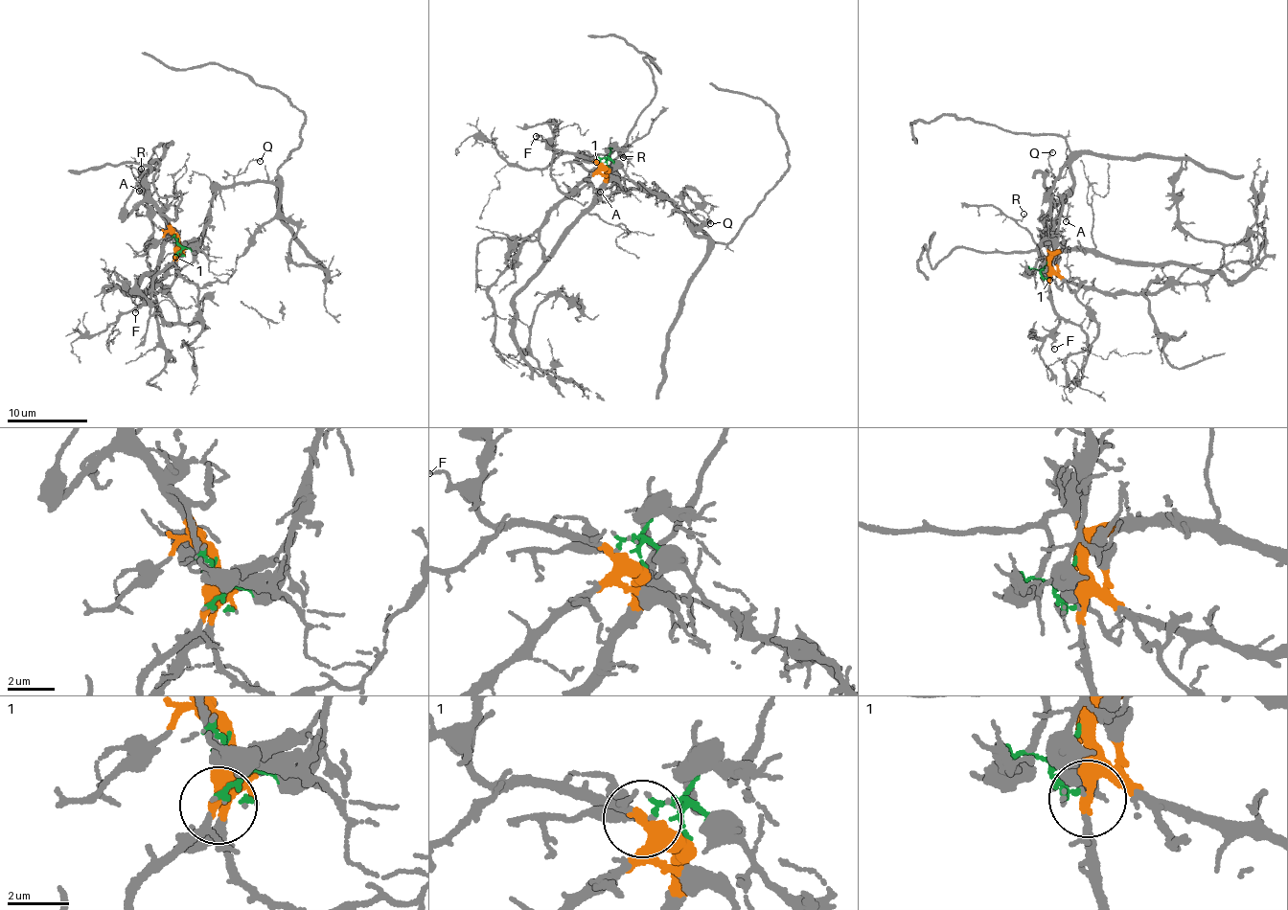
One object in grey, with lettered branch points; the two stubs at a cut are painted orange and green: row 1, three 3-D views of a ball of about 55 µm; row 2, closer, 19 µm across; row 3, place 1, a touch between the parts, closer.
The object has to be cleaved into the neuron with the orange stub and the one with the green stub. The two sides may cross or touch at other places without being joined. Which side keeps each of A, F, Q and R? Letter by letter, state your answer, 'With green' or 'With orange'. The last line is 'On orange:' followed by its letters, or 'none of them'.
A: With orange
F: With orange
Q: With green
R: With orange
On orange: A, F, R

